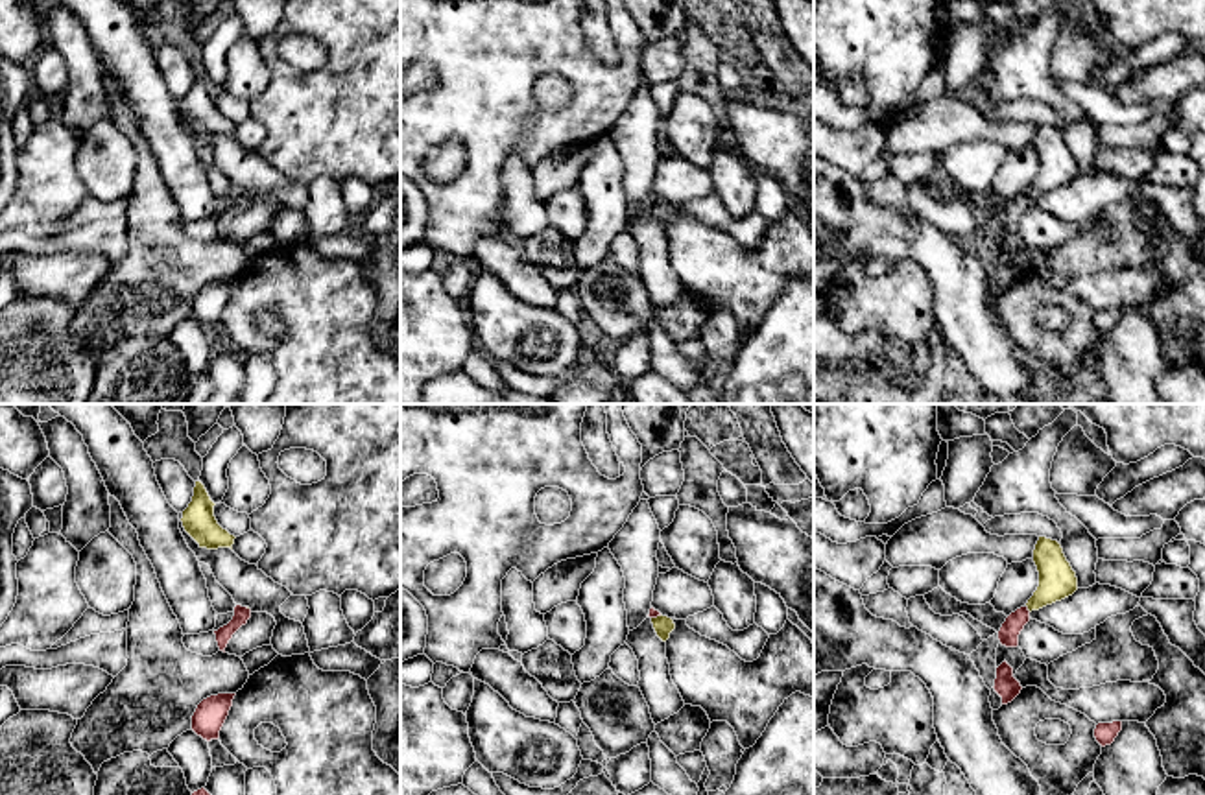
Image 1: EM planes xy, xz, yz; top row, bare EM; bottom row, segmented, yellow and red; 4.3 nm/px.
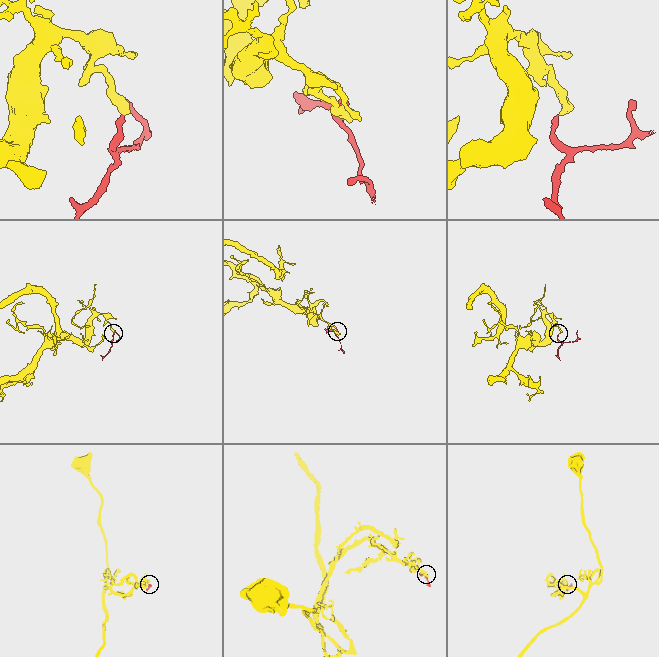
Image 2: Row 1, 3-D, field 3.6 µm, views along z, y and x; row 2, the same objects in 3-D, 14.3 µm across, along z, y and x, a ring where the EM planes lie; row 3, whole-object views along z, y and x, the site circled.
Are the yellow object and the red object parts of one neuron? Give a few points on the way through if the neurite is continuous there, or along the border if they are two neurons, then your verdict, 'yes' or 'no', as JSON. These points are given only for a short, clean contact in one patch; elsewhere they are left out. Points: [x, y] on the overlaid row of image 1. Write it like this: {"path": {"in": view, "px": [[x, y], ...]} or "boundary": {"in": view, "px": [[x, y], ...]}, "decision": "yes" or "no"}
{"boundary": {"in": "yz", "px": [[1026, 605], [1030, 611]]}, "decision": "no"}

